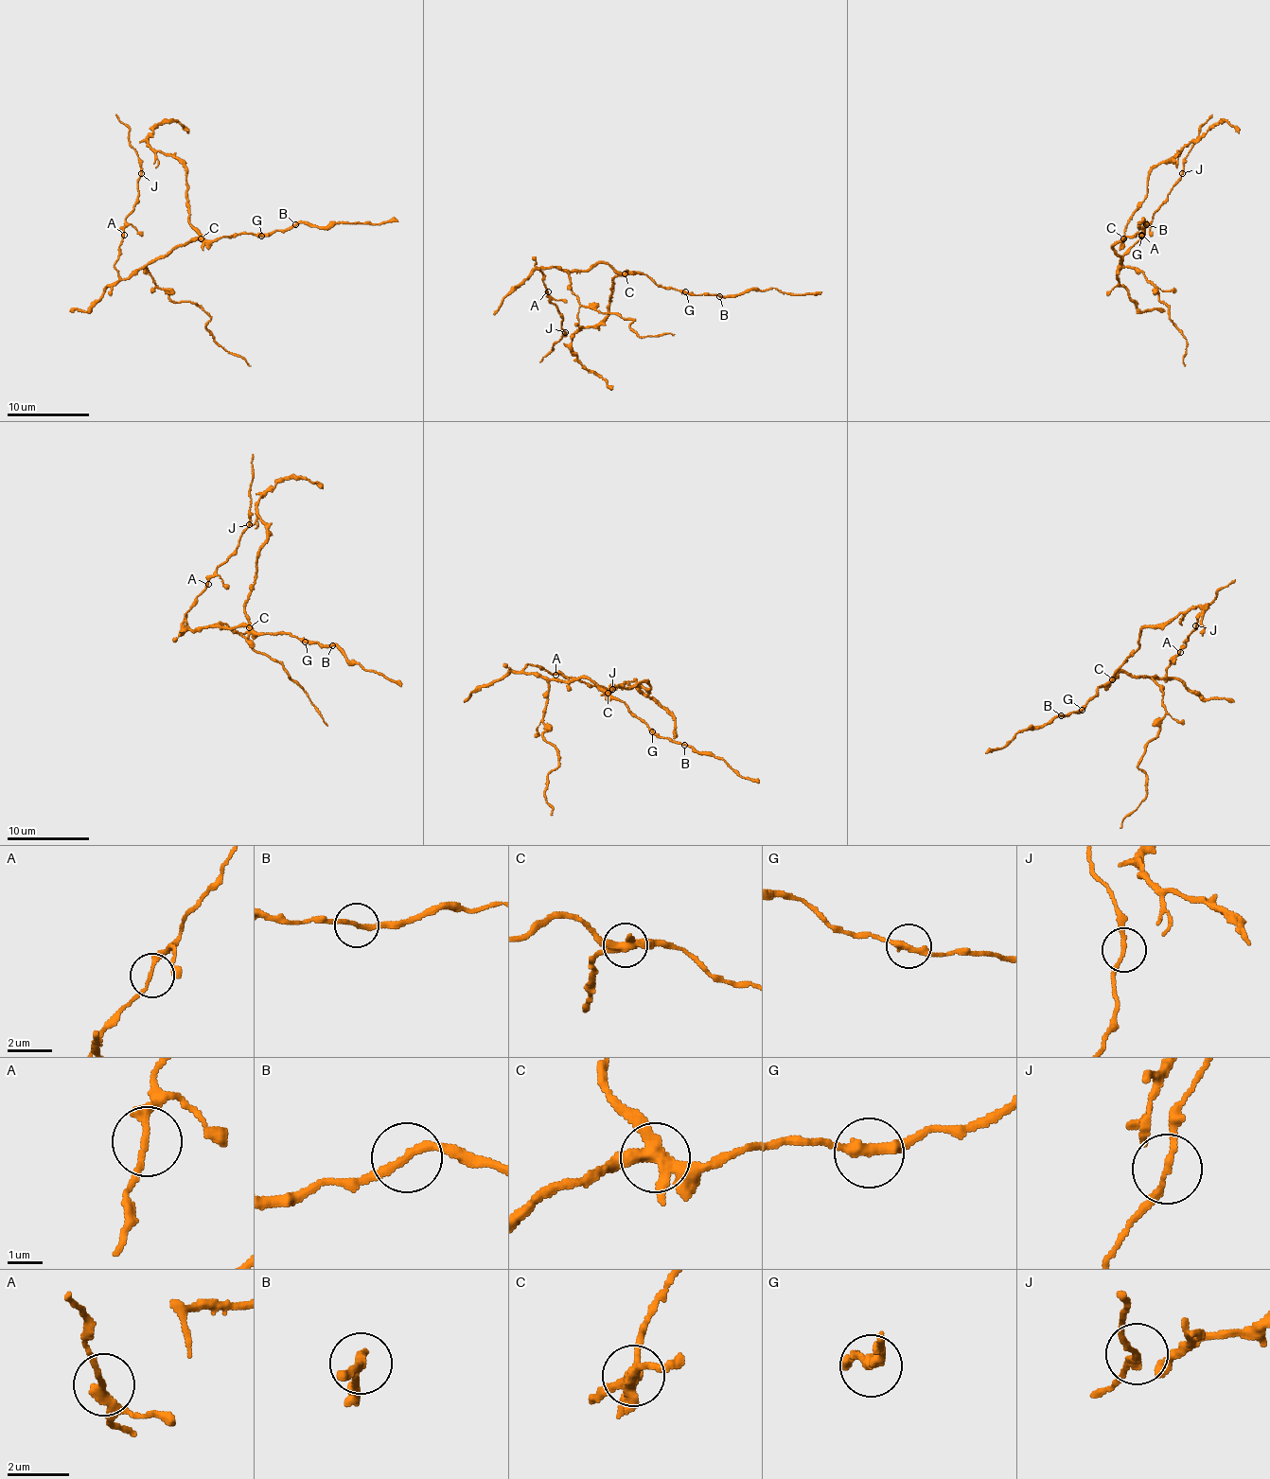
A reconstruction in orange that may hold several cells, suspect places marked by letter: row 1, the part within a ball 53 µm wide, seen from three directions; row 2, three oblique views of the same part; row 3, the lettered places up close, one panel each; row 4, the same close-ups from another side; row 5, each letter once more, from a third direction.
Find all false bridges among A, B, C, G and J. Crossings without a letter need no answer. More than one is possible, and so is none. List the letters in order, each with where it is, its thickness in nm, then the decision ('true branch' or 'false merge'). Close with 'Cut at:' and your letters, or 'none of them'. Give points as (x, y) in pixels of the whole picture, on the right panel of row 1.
A: (1141, 235) | 180 nm | true branch
B: (1146, 224) | 200 nm | false merge
C: (1123, 238) | 360 nm | false merge
G: (1141, 236) | 280 nm | true branch
J: (1182, 173) | 160 nm | true branch
Cut at: B, C

